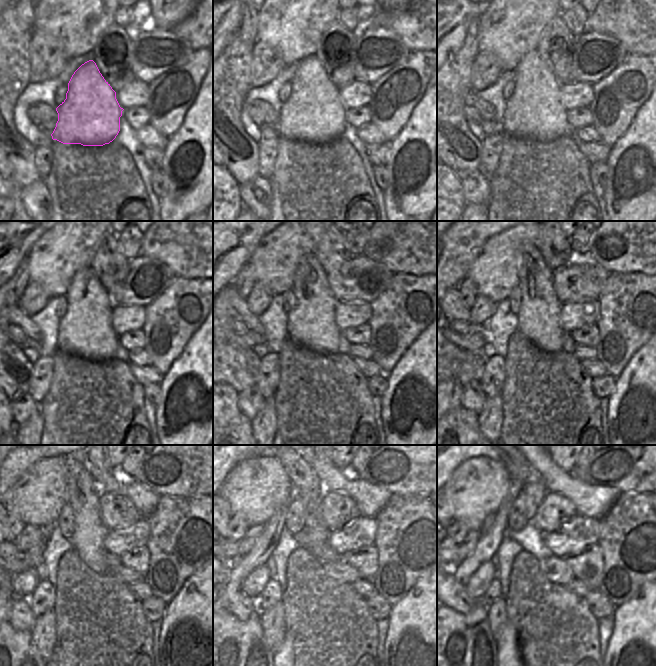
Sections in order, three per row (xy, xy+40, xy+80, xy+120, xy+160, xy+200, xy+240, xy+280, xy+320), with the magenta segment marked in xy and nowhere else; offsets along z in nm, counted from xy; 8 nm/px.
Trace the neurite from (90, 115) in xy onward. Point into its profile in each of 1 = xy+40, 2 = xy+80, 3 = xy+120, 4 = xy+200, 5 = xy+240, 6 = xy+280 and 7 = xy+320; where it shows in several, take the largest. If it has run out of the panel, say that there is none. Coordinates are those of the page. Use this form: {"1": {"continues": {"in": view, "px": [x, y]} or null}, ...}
{"1": {"continues": {"in": "xy+40", "px": [314, 112]}}, "2": {"continues": {"in": "xy+80", "px": [534, 110]}}, "3": {"continues": {"in": "xy+120", "px": [86, 330]}}, "4": {"continues": {"in": "xy+200", "px": [539, 315]}}, "5": {"continues": {"in": "xy+240", "px": [89, 533]}}, "6": {"continues": {"in": "xy+280", "px": [306, 485]}}, "7": {"continues": {"in": "xy+320", "px": [518, 467]}}}

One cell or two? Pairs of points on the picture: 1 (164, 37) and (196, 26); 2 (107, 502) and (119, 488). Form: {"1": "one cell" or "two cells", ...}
{"1": "two cells", "2": "two cells"}

